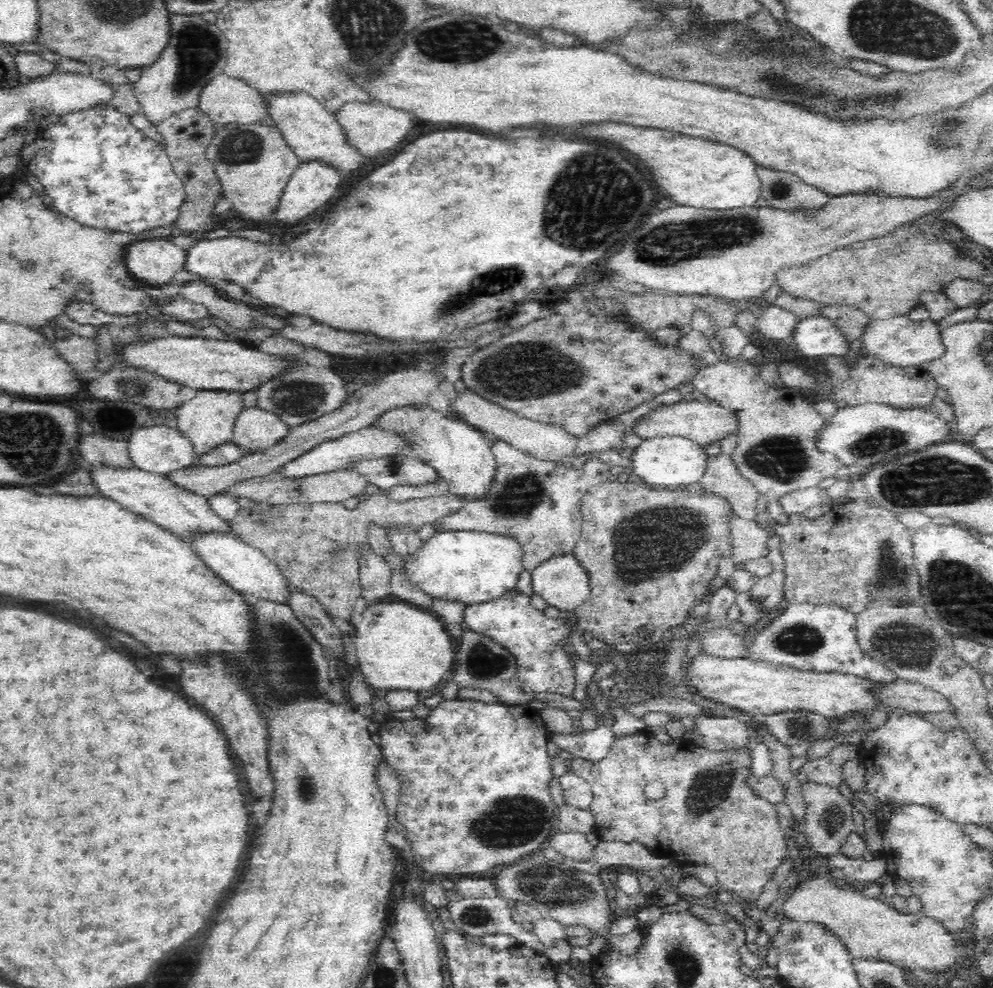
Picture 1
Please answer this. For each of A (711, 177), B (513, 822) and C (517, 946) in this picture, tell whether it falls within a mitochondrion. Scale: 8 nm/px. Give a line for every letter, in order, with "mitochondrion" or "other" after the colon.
A: other
B: mitochondrion
C: other

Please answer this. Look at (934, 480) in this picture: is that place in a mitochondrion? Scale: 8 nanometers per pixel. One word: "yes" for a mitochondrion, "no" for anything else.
yes

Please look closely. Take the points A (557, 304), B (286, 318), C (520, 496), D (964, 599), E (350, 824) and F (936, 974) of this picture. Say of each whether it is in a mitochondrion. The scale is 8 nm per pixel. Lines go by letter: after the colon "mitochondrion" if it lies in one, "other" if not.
A: other
B: other
C: mitochondrion
D: mitochondrion
E: other
F: other

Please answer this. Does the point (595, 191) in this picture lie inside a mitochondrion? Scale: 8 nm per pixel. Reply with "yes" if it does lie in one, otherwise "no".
yes

